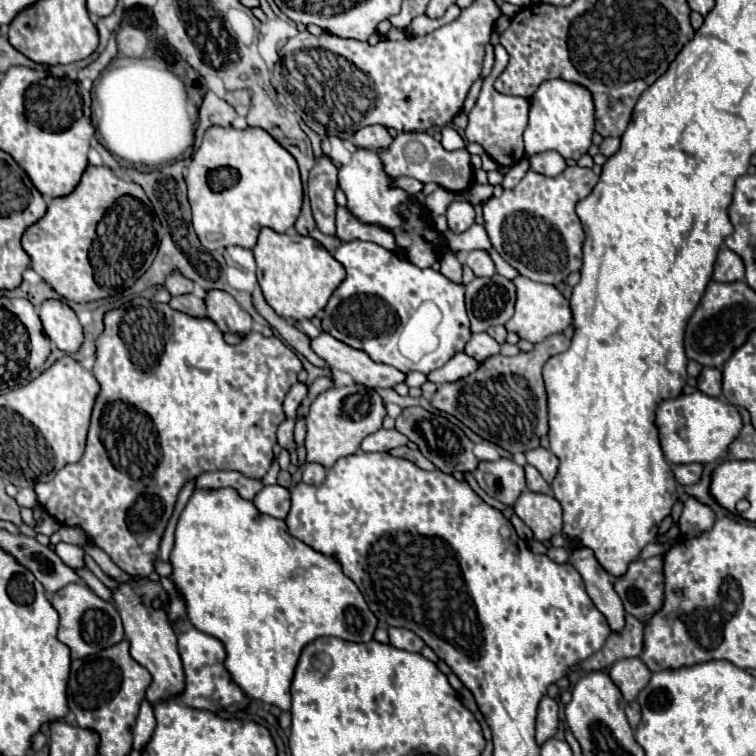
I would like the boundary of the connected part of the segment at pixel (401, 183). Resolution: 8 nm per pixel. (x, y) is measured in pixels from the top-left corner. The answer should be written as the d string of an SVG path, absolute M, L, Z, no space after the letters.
M399 176L397 180L391 180L391 186L393 188L401 188L401 190L405 190L407 194L417 194L421 188L423 188L423 184L421 182L417 182L415 178L405 178L405 176Z

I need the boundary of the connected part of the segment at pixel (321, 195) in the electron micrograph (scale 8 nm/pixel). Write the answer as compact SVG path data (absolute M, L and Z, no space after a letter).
M329 156L315 160L309 172L309 198L317 228L323 234L335 236L335 190L337 190L337 166Z

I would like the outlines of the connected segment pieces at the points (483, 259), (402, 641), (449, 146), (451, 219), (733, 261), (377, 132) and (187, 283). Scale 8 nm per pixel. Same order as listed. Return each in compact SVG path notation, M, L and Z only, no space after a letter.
M473 250L465 256L465 264L473 270L475 276L493 276L495 266L485 250Z
M389 628L389 642L395 648L409 650L409 652L421 652L421 648L425 646L425 642L407 628Z
M445 126L445 128L441 130L441 134L443 134L441 144L443 144L445 150L461 150L461 148L465 148L465 140L463 140L453 128Z
M453 200L447 208L447 224L449 224L449 230L455 232L455 234L461 234L465 232L473 222L475 222L475 210L469 202L459 202L459 200Z
M721 248L717 262L715 262L715 272L713 280L715 282L737 282L745 278L745 266L737 254L733 254L729 248Z
M373 124L373 126L365 126L365 128L359 128L355 134L353 134L353 144L355 146L361 146L361 148L369 148L369 150L375 150L375 148L381 148L381 146L389 146L389 142L393 140L387 132L385 126L379 126L379 124Z
M173 270L171 276L165 278L165 288L169 290L171 296L179 296L179 294L189 294L193 292L193 282L185 276L181 276L179 270Z

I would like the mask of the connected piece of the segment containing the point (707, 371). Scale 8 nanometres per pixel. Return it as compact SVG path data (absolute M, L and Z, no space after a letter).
M705 366L697 378L697 388L709 396L721 396L721 372L717 368Z

